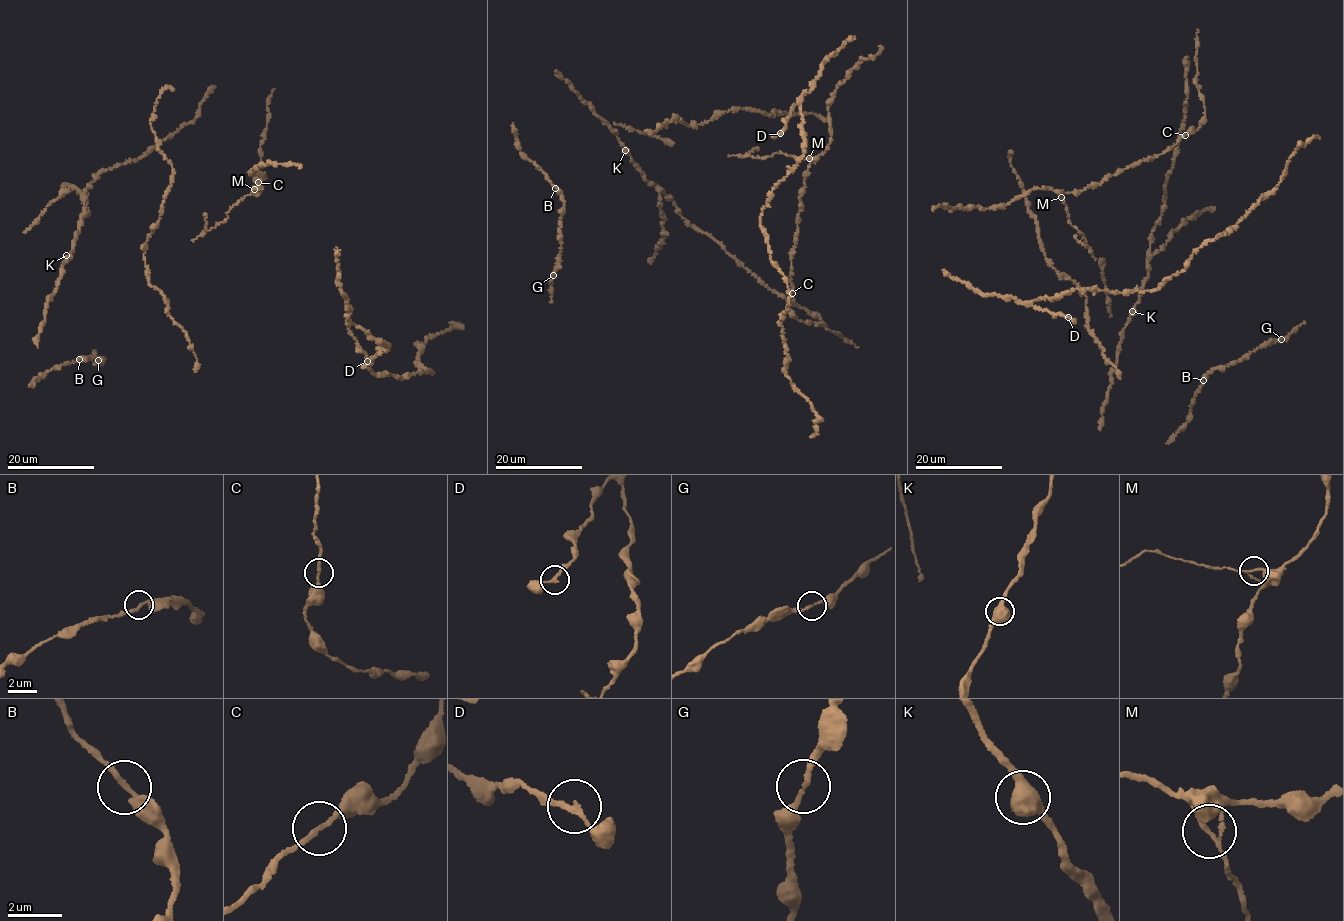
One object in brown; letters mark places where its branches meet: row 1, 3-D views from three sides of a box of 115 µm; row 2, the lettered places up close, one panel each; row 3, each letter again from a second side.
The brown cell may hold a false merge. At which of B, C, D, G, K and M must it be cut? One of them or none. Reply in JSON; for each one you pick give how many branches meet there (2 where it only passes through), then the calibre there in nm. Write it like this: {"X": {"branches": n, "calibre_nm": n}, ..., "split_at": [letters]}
{"M": {"branches": 3, "calibre_nm": 140}, "split_at": ["M"]}

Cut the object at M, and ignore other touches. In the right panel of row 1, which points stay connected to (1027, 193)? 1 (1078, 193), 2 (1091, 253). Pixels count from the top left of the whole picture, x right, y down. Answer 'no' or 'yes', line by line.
1: yes
2: no

